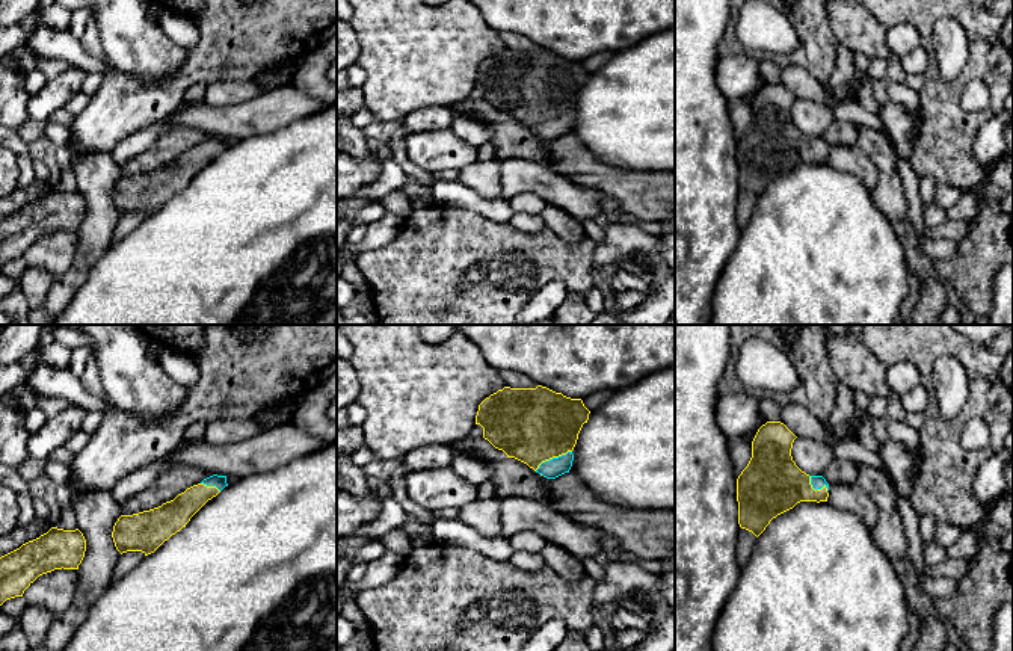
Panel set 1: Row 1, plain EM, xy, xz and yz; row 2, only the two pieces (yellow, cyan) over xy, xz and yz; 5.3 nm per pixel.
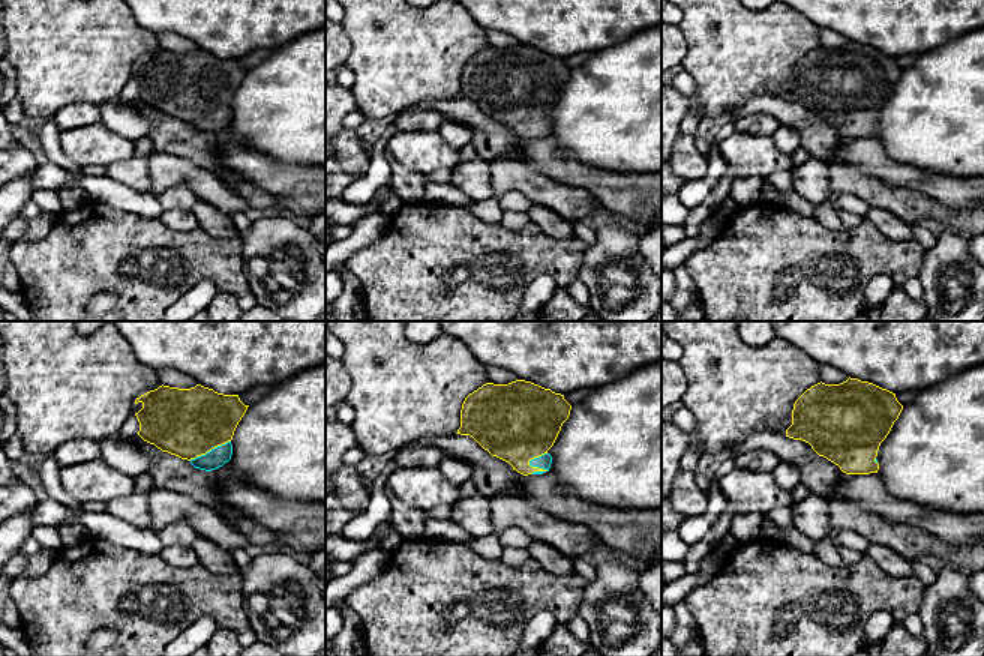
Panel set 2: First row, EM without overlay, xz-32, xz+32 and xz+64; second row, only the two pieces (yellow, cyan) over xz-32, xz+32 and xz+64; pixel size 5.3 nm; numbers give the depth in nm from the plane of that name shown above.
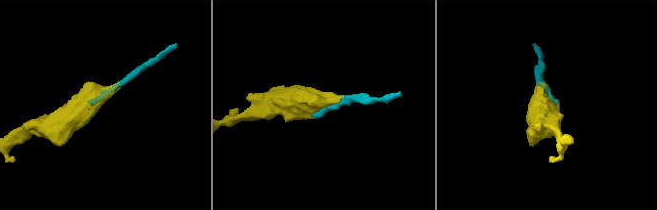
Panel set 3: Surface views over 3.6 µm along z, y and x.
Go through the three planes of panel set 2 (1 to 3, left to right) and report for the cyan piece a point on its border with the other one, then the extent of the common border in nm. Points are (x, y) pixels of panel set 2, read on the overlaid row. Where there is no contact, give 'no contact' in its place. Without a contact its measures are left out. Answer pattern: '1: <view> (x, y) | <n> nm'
1: xz-32 (209, 451) | 240 nm
2: xz+32 (528, 463) | 150 nm
3: xz+64 (875, 461) | 30 nm

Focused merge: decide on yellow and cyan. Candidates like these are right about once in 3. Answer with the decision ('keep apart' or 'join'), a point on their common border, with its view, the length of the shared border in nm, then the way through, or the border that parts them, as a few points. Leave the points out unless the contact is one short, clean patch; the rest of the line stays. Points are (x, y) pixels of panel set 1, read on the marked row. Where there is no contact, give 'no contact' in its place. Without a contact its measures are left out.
join; meets yellow in xz at (553, 456); contact 220 nm long

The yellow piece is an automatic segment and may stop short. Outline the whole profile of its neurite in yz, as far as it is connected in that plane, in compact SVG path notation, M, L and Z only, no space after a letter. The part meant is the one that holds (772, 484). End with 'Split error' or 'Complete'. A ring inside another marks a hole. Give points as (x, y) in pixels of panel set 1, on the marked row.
M781 421L762 424L752 441L752 458L737 479L738 524L756 538L773 518L793 509L800 501L827 501L829 483L823 476L802 471L791 456L797 437Z. Split error

